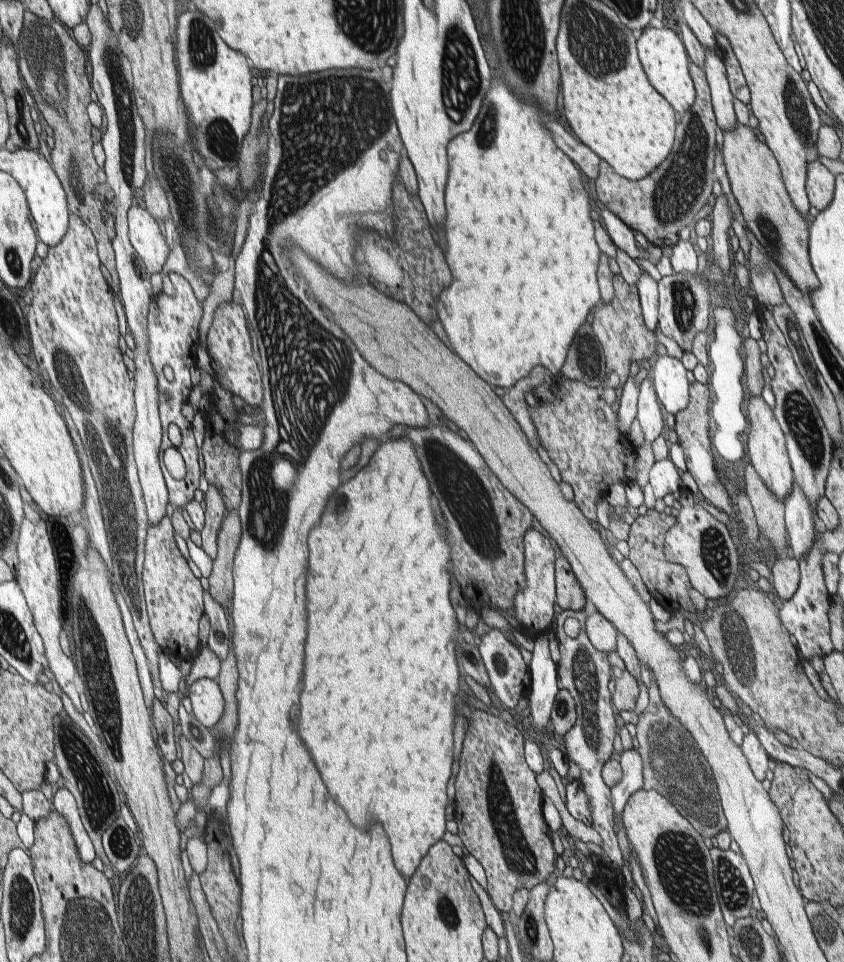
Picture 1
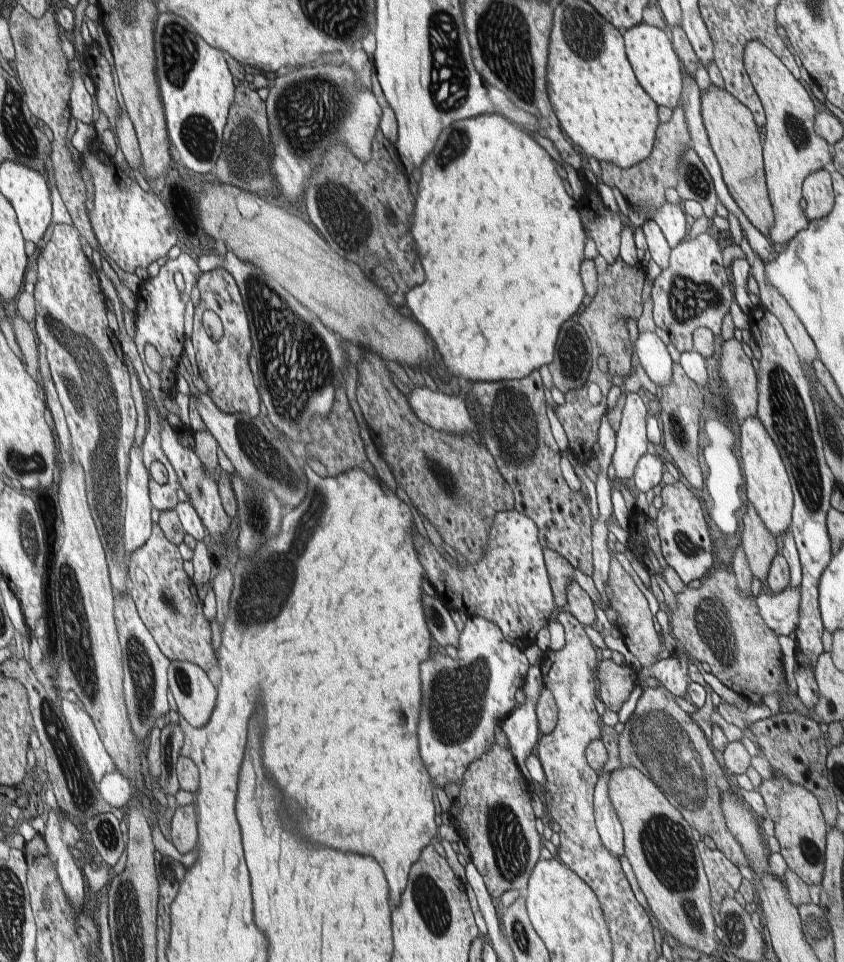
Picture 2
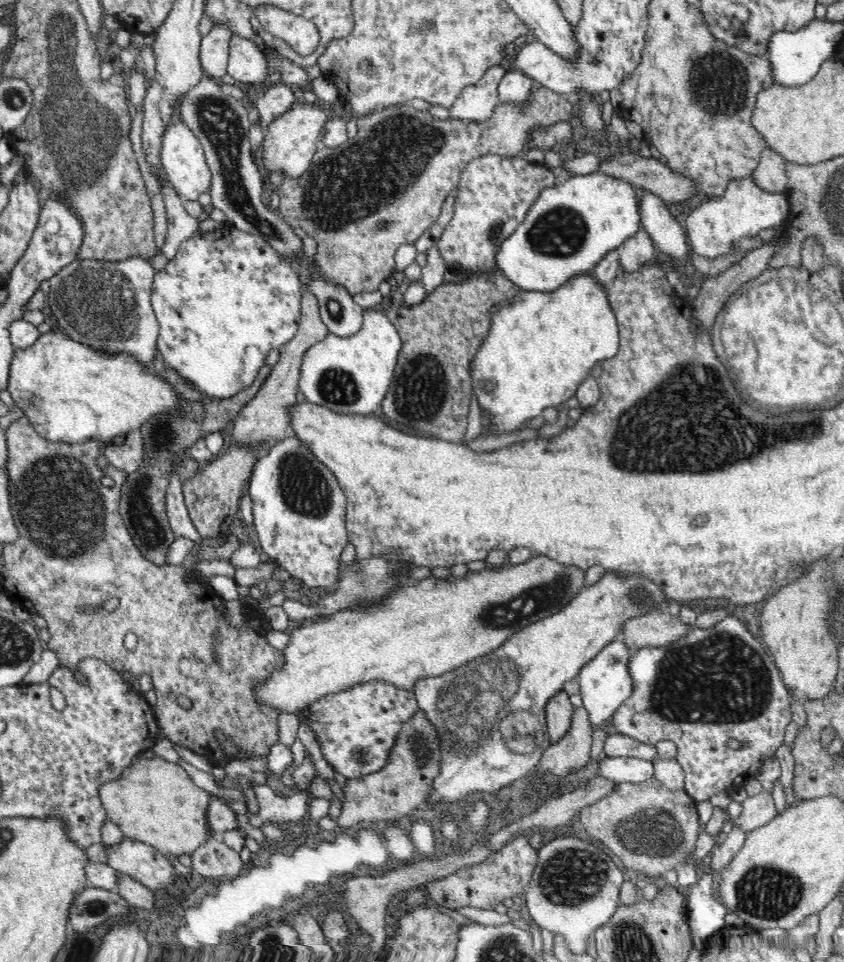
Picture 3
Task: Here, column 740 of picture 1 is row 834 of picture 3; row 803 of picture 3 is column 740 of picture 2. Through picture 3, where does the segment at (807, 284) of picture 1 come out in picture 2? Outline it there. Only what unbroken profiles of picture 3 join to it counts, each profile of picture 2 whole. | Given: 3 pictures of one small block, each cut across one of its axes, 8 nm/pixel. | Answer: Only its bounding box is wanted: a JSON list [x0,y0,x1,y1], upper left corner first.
[699,82,771,238]

